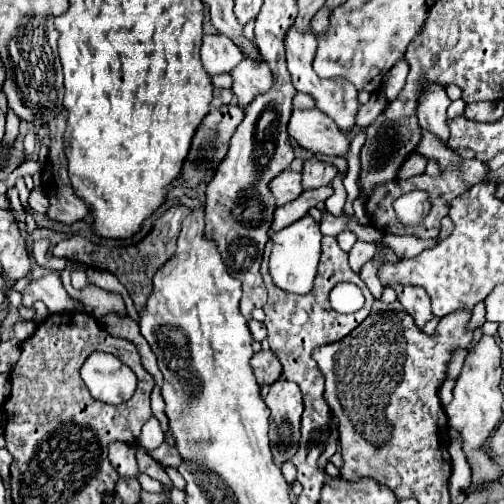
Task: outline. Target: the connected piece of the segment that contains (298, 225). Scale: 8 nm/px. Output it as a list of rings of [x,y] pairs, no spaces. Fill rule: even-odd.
[[[308,215],[302,217],[300,221],[284,227],[282,231],[272,233],[272,253],[270,253],[270,263],[268,271],[278,289],[284,293],[296,293],[296,295],[306,295],[312,291],[312,283],[316,277],[316,267],[320,261],[320,225]]]

